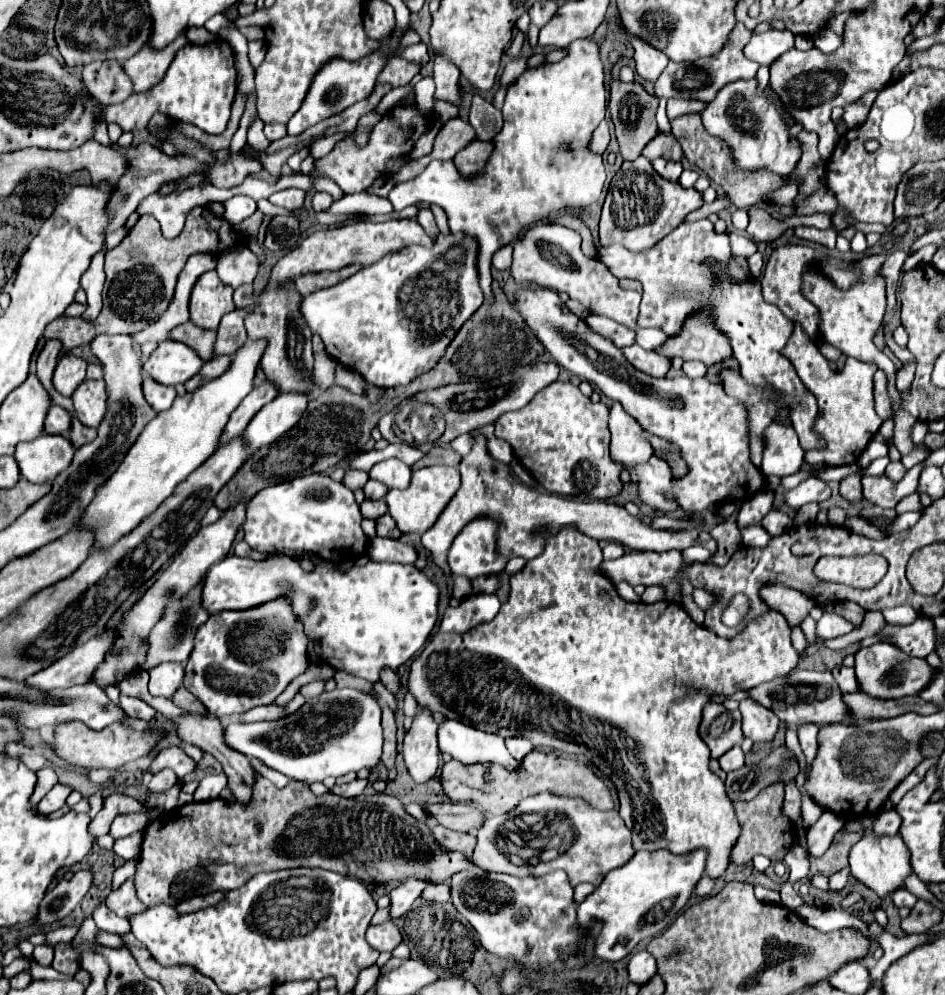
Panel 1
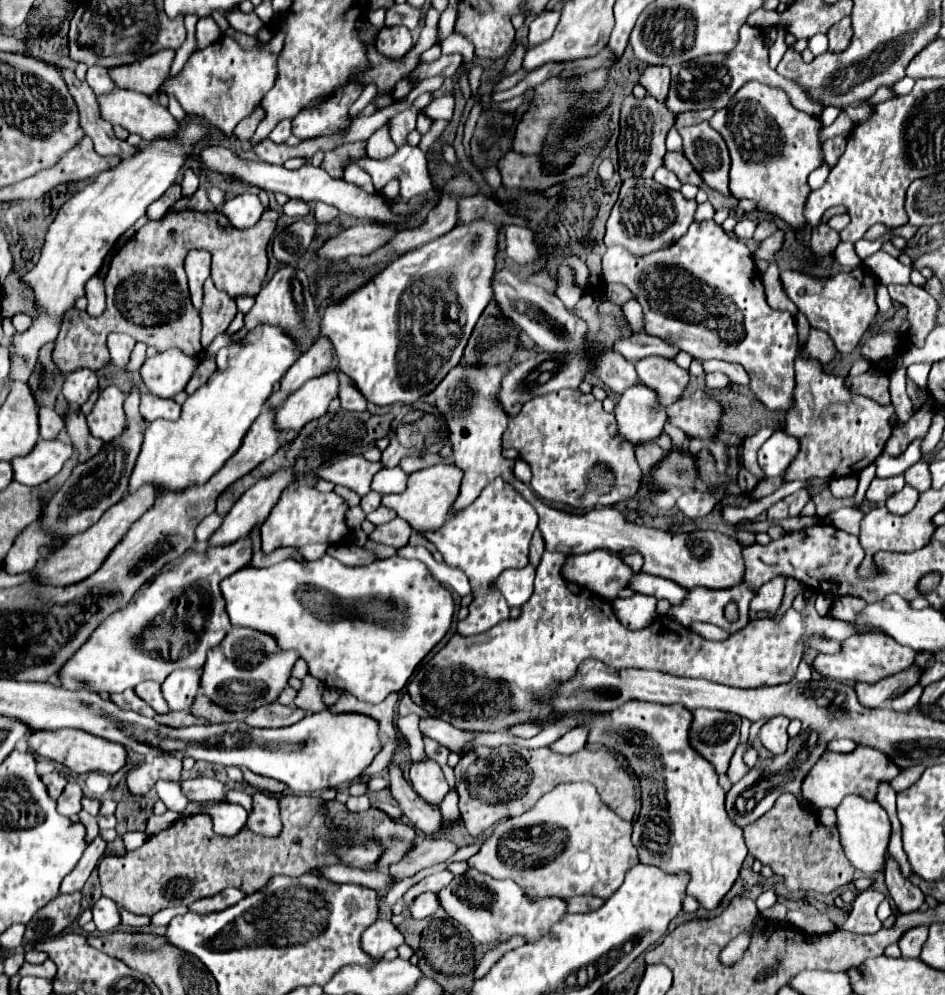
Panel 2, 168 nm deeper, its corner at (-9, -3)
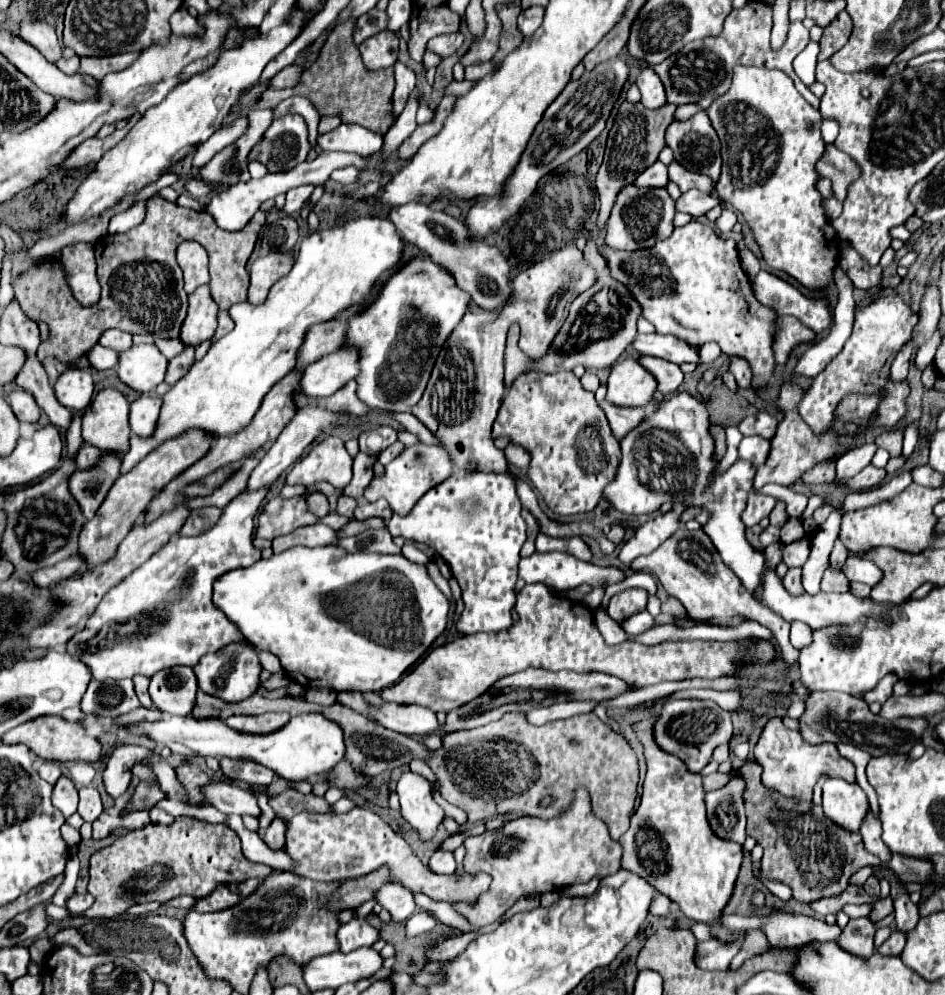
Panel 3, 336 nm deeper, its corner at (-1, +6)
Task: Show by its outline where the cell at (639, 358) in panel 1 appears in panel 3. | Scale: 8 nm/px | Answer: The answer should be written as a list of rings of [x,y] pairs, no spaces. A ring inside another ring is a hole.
[[[641,356],[639,362],[655,376],[657,390],[661,394],[675,392],[679,388],[679,384],[683,382],[683,372],[677,364],[669,364],[661,358],[649,358],[649,356]]]

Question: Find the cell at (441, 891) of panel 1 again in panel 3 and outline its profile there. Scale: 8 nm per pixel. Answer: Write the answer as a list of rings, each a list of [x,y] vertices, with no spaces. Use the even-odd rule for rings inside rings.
[[[383,884],[375,894],[373,900],[377,904],[381,904],[383,910],[387,910],[391,914],[393,922],[403,922],[407,918],[411,918],[415,914],[415,900],[413,900],[413,892],[399,886],[399,884]]]

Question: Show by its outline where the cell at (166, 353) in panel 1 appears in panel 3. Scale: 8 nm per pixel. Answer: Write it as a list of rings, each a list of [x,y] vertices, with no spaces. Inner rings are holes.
[[[133,344],[129,350],[119,352],[117,378],[141,394],[151,394],[163,382],[165,370],[167,358],[155,344]]]

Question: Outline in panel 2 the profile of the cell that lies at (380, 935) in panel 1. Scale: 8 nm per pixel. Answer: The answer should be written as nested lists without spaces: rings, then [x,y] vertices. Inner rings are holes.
[[[377,919],[361,937],[363,949],[371,957],[383,957],[387,951],[397,949],[405,943],[403,933],[389,921],[389,919]]]

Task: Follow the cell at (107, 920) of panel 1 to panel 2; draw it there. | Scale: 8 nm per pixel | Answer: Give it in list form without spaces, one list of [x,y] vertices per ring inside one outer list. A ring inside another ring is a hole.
[[[101,897],[95,905],[93,905],[93,923],[97,925],[99,931],[103,933],[109,933],[113,929],[117,929],[121,925],[121,917],[119,917],[119,909],[117,905],[107,899],[107,897]]]

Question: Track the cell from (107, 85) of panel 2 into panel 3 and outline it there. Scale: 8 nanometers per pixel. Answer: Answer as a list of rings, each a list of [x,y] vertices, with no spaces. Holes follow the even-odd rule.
[[[73,56],[73,58],[61,58],[61,60],[57,60],[57,64],[55,64],[61,72],[65,72],[65,74],[77,74],[77,70],[79,70],[79,56]]]

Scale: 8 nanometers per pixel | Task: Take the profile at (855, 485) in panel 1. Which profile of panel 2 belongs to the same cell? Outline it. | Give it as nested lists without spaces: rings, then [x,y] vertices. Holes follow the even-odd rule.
[[[857,475],[841,477],[841,479],[831,479],[829,489],[835,497],[853,497],[857,491]]]

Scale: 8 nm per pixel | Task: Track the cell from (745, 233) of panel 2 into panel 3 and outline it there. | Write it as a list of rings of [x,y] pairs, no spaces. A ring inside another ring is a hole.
[[[725,206],[723,212],[721,212],[721,216],[715,220],[715,228],[719,232],[731,232],[733,226],[735,226],[735,222],[737,222],[737,216],[735,216],[733,208],[731,206]]]

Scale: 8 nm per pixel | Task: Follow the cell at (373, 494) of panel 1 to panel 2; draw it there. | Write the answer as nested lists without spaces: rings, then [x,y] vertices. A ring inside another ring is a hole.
[[[371,491],[369,495],[365,495],[365,497],[361,499],[361,507],[363,507],[363,511],[365,511],[365,513],[375,511],[375,509],[381,505],[381,499],[383,499],[383,495],[381,495],[381,493]]]

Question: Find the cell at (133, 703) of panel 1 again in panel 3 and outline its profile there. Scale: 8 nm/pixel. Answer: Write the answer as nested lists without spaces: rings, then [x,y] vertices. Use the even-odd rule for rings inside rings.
[[[91,680],[81,700],[81,712],[103,718],[117,718],[139,706],[131,680]]]

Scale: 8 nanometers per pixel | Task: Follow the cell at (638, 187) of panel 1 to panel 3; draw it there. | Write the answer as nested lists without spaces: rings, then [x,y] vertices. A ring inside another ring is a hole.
[[[629,184],[621,190],[611,210],[605,242],[613,250],[639,250],[655,246],[655,242],[669,238],[673,232],[673,216],[675,202],[669,198],[665,188],[637,188],[635,184]]]

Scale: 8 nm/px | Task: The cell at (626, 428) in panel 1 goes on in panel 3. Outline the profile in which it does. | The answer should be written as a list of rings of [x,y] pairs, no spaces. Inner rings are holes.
[[[627,358],[611,366],[607,382],[607,400],[617,406],[647,406],[657,382],[637,360]]]

